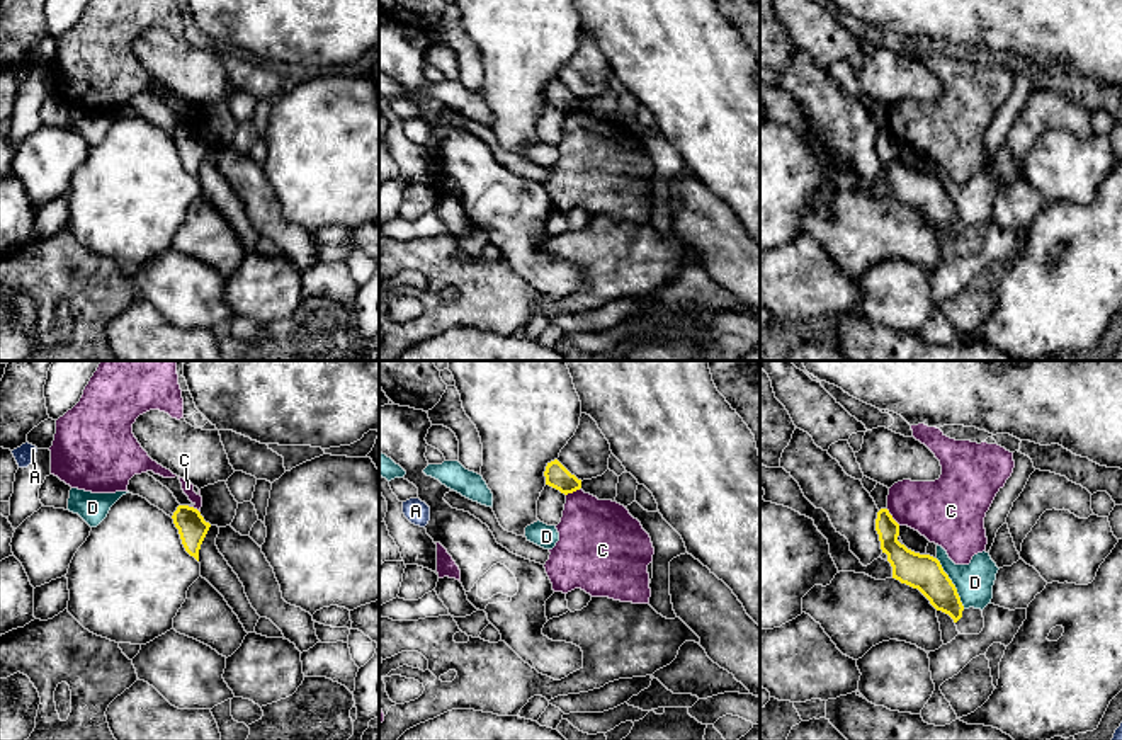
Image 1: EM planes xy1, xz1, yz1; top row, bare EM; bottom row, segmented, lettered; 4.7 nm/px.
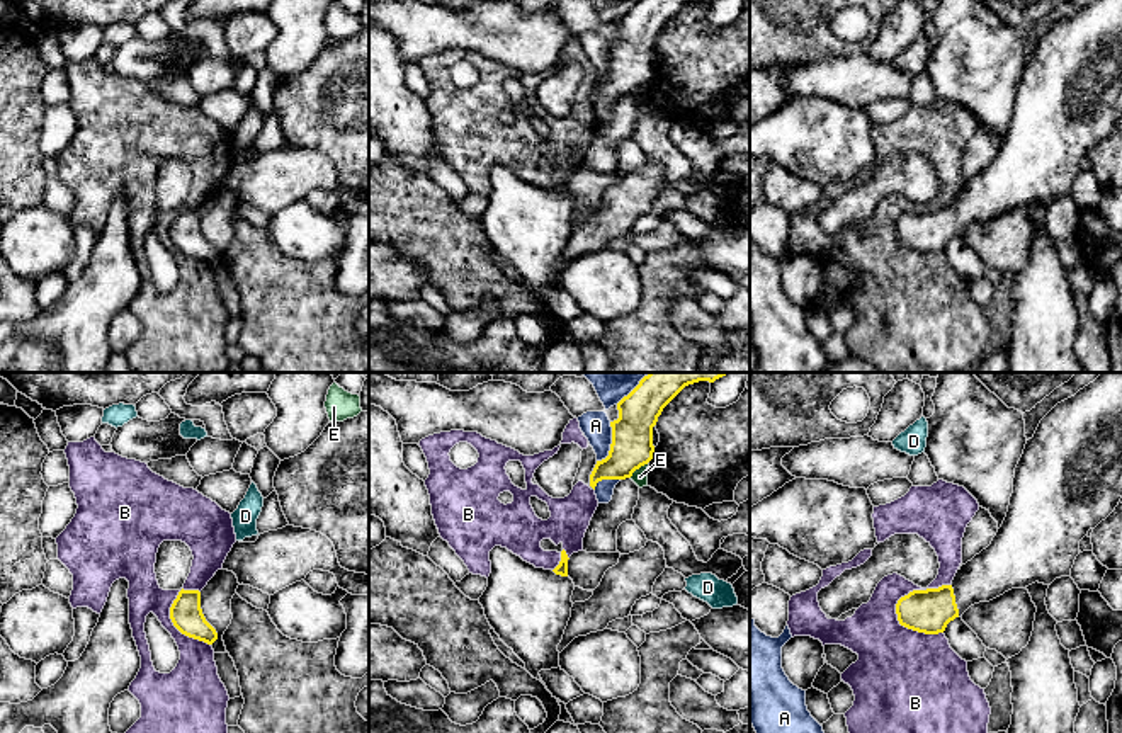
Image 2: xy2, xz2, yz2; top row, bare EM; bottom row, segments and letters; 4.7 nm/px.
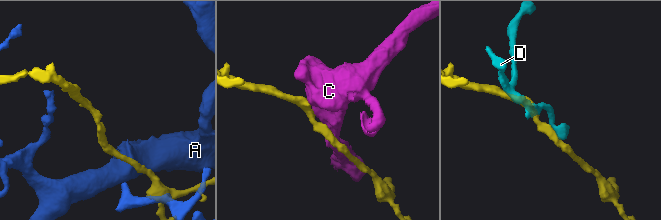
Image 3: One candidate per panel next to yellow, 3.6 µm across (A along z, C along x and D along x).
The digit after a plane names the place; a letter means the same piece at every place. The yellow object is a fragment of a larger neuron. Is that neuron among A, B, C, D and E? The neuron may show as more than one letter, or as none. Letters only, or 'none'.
none

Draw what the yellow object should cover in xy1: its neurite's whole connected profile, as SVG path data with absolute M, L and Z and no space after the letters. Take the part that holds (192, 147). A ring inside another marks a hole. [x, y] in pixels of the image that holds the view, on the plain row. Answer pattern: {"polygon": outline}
{"polygon": "M178 124L172 138L185 170L199 180L199 168L211 143L204 139L197 128L189 124Z"}

